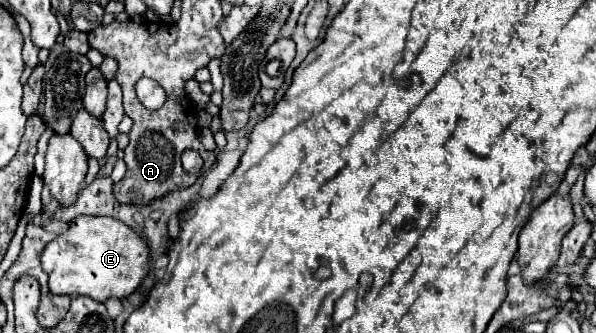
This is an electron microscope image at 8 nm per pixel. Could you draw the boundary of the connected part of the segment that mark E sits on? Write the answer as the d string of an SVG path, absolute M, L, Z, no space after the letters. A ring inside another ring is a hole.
M77 217L69 225L69 231L65 231L57 239L53 239L43 249L41 263L43 263L43 271L49 275L49 289L53 293L87 295L87 297L103 303L109 297L117 297L117 299L129 297L141 285L141 281L149 275L151 255L149 255L149 245L147 245L145 237L135 233L125 223L121 223L113 217Z

